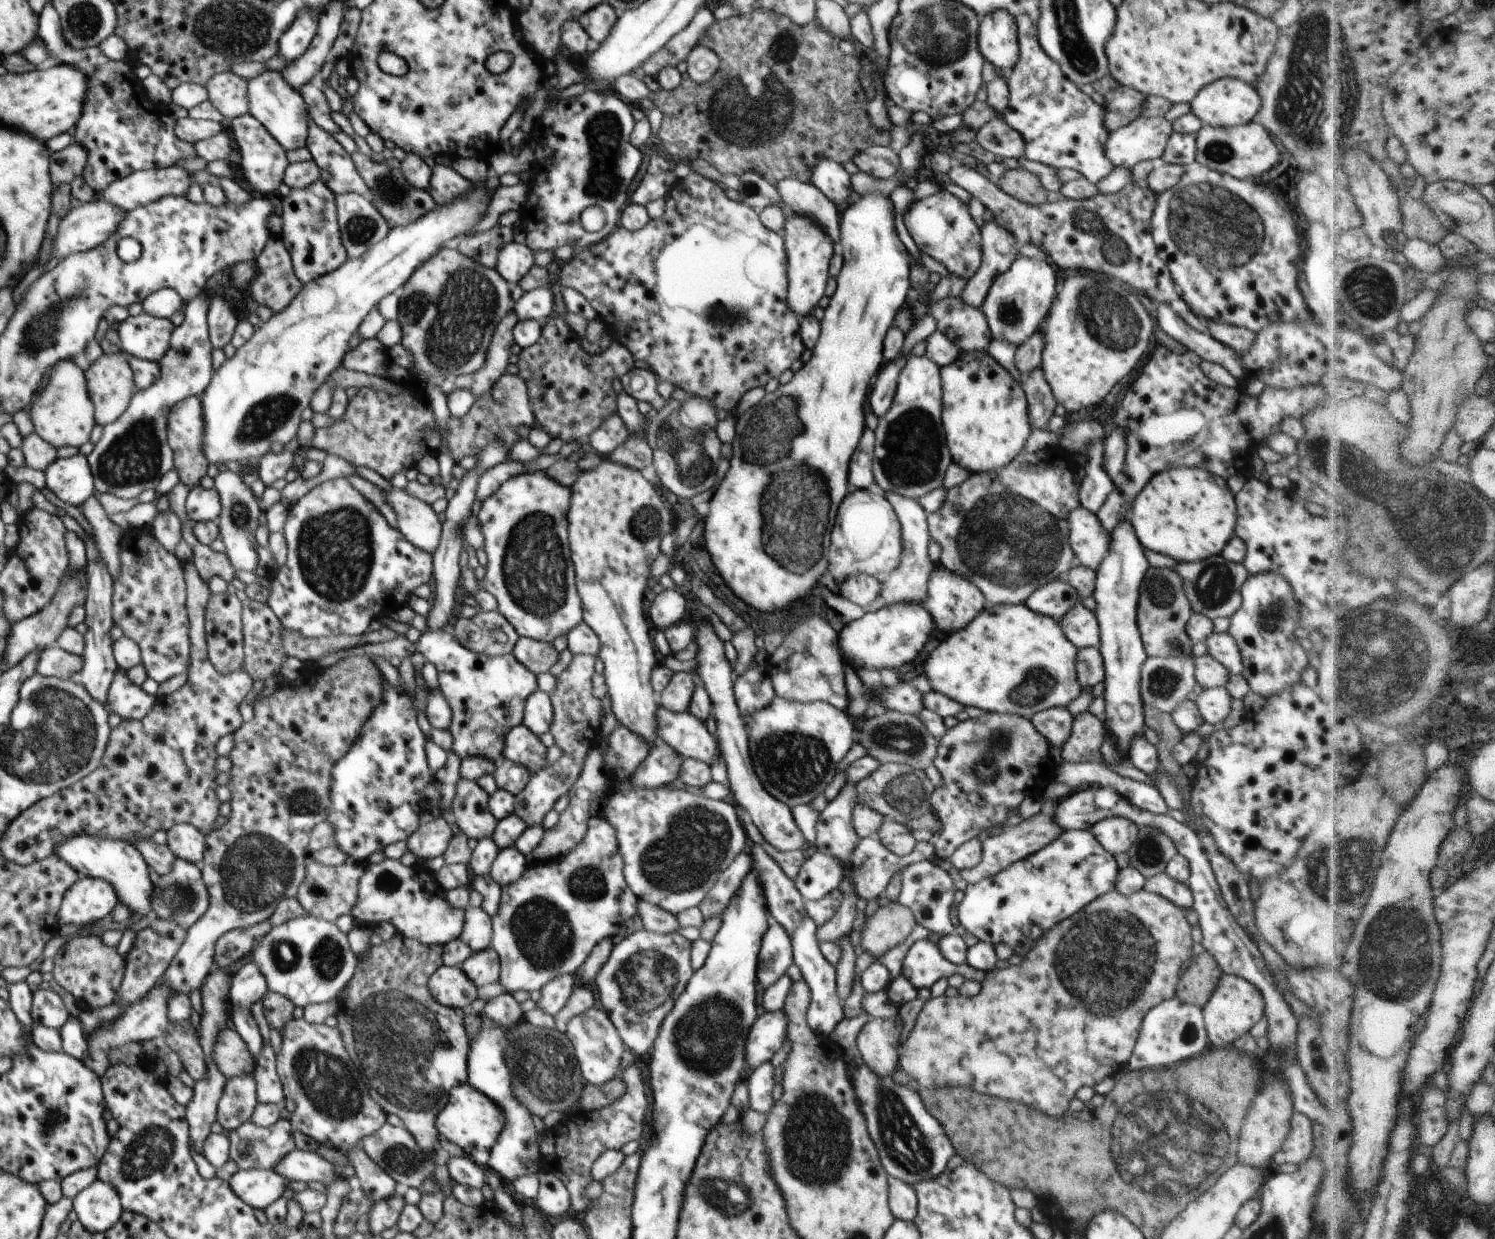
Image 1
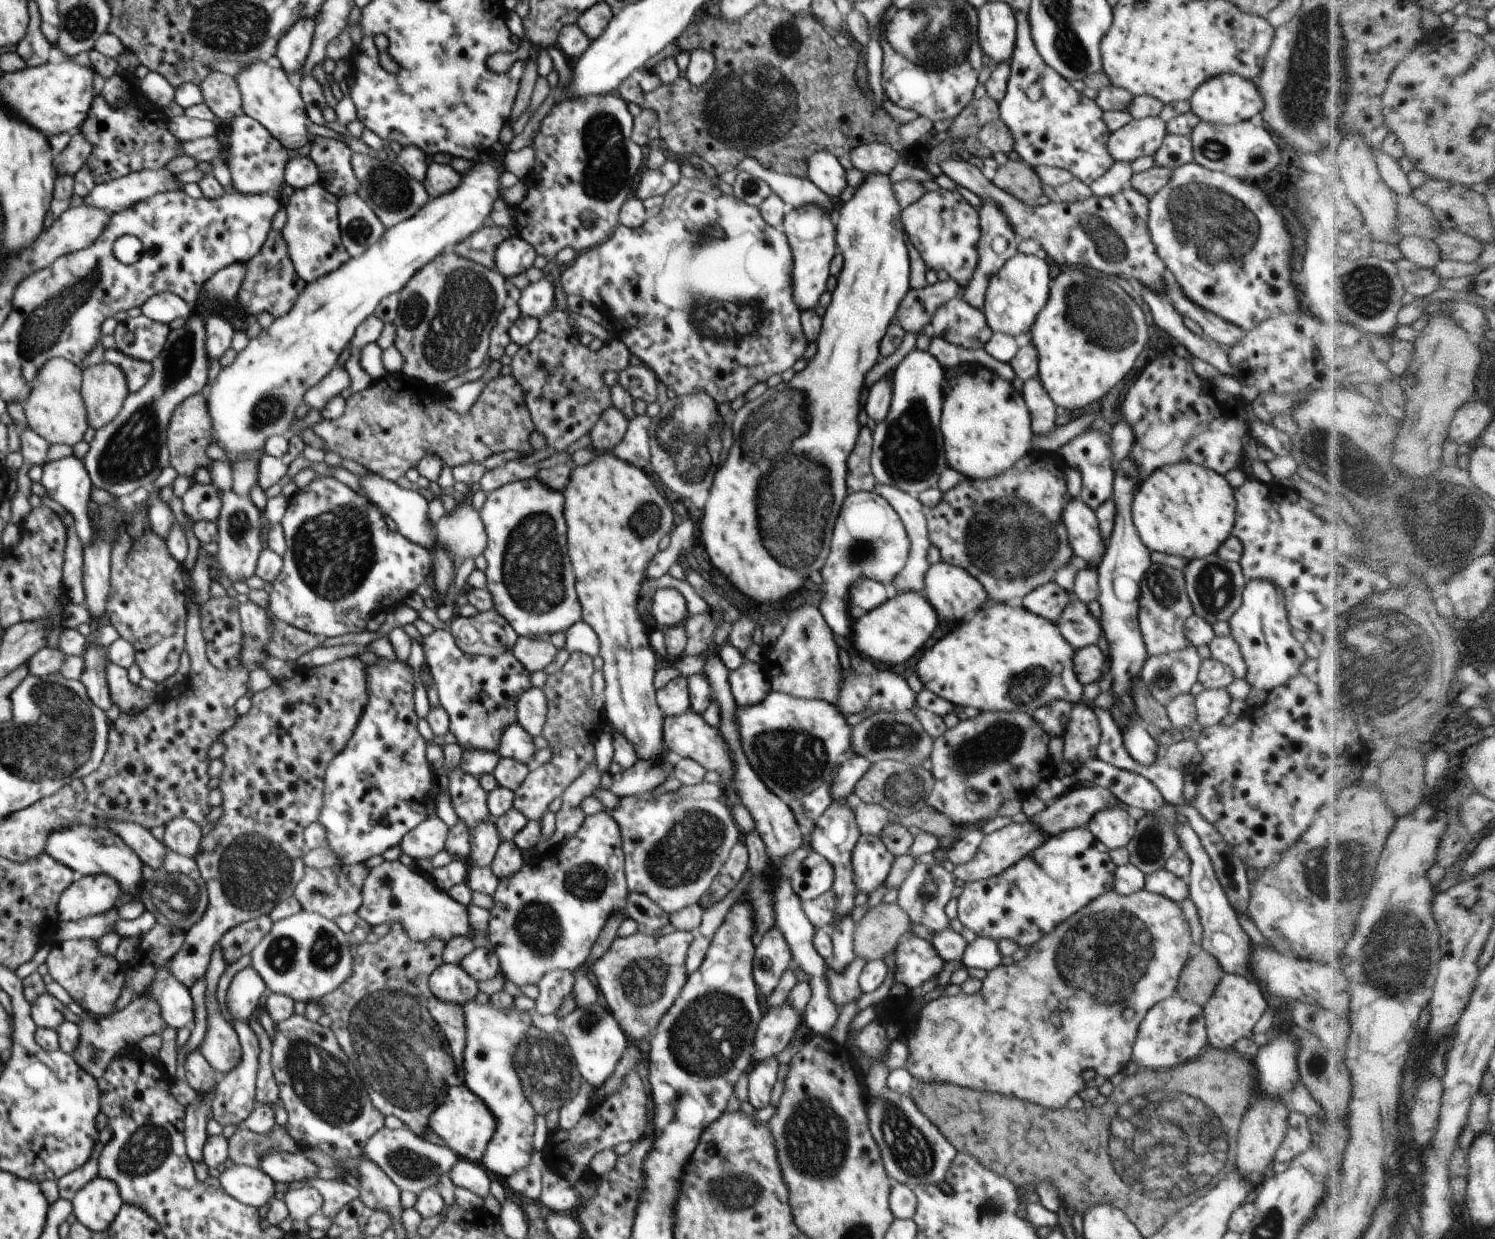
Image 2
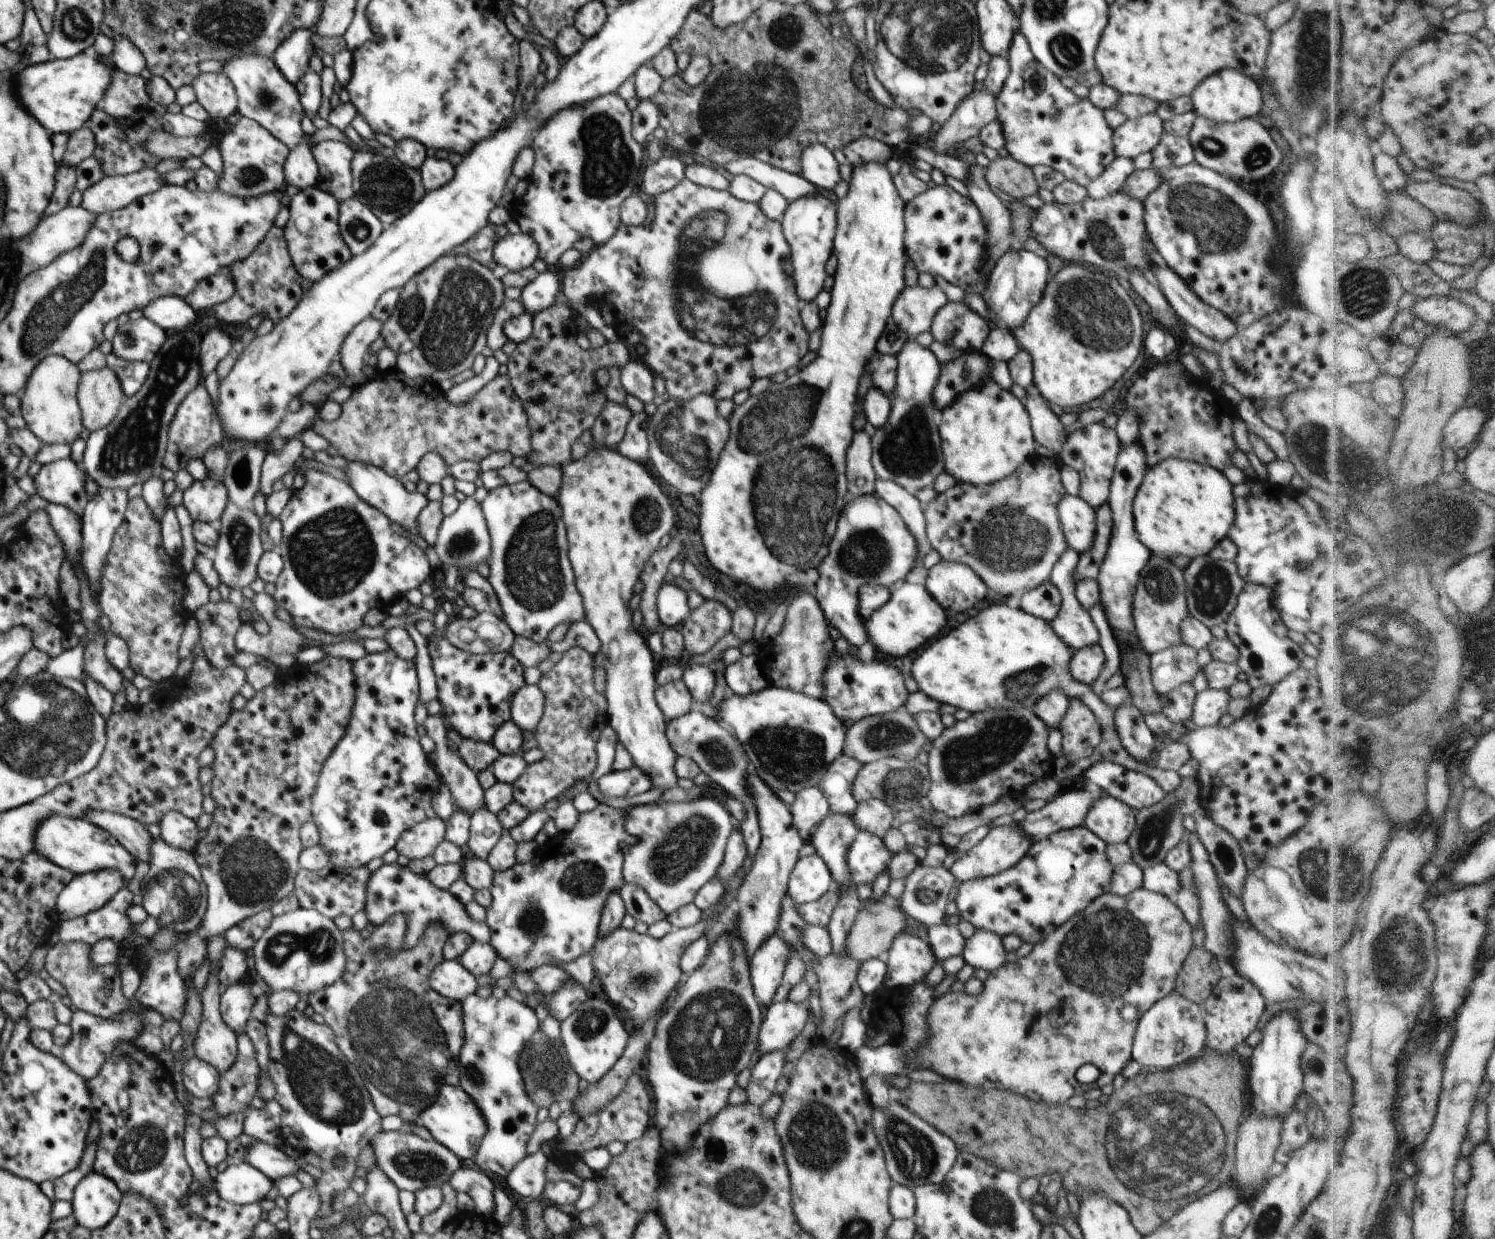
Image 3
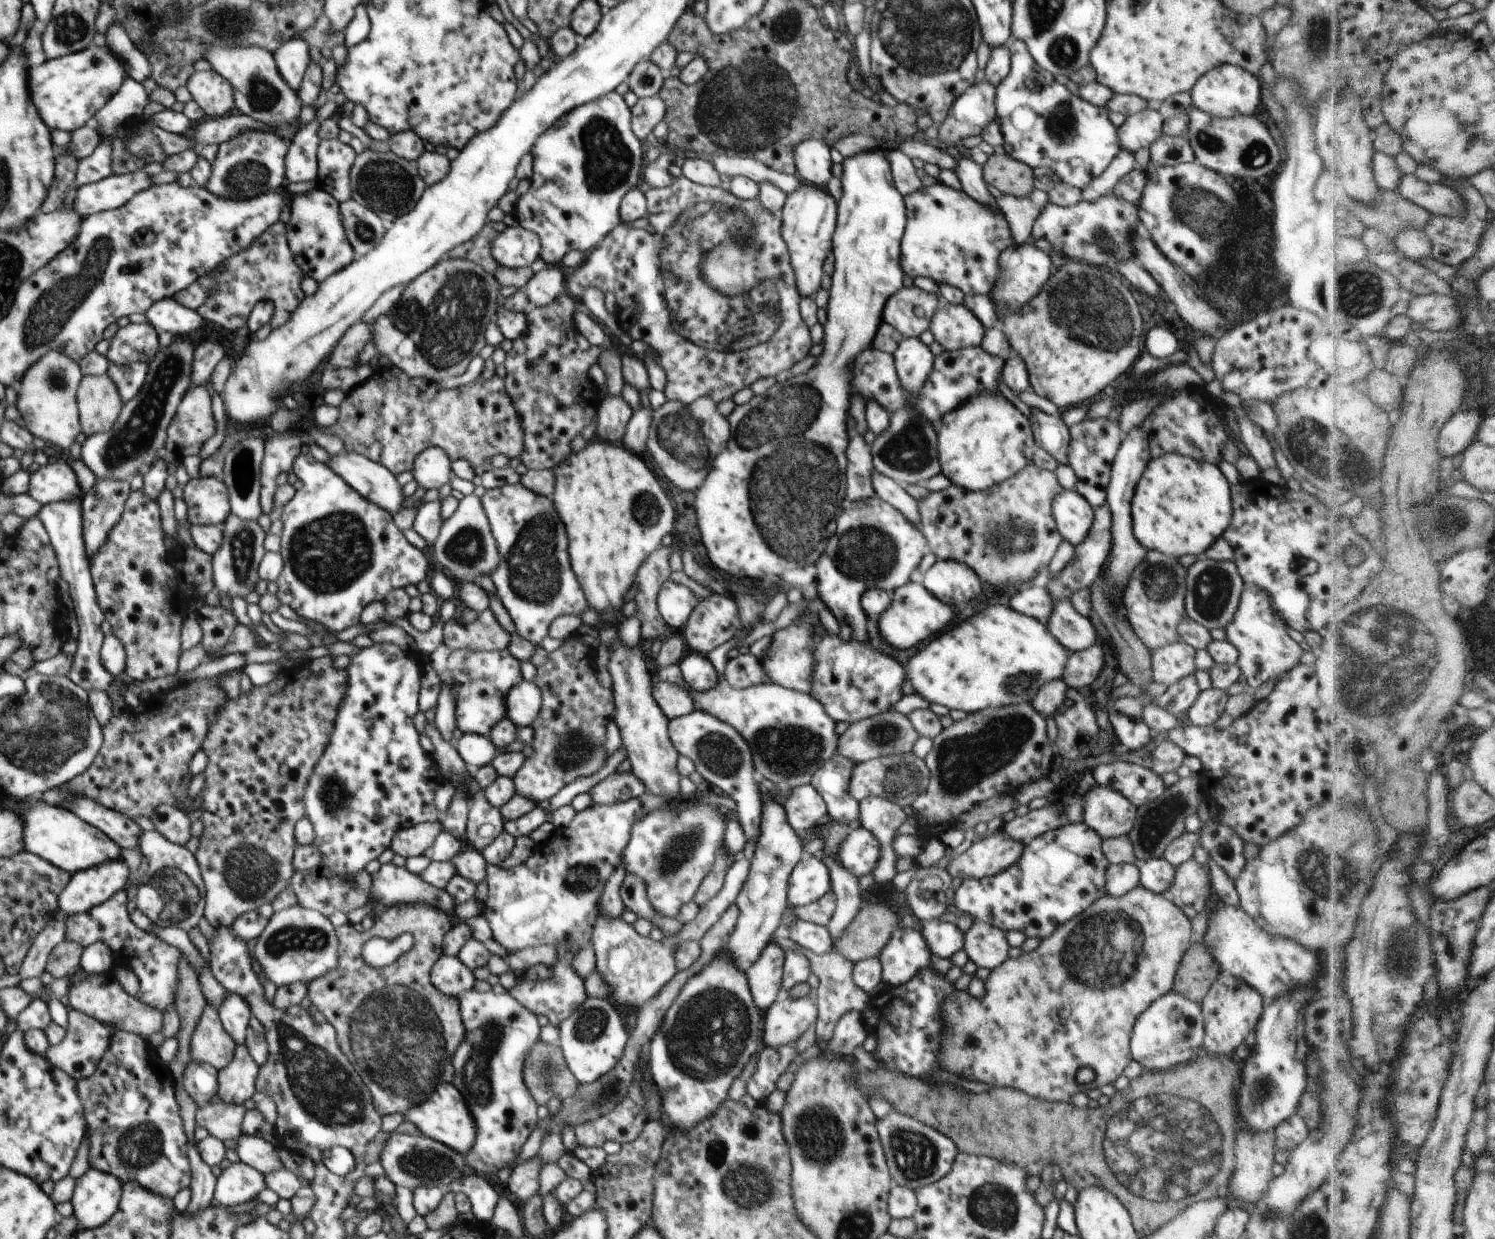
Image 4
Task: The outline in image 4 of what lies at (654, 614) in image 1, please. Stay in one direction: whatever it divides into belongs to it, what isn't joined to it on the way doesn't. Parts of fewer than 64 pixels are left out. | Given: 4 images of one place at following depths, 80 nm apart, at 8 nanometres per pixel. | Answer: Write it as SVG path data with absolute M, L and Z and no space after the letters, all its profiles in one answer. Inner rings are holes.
M670 579L664 582L657 596L658 610L672 631L682 630L699 602L689 588Z

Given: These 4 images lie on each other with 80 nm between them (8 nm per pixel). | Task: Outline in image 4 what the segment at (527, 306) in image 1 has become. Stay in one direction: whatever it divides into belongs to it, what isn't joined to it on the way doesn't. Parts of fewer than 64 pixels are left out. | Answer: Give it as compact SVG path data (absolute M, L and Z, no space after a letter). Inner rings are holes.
M544 268L534 273L523 288L527 299L534 307L548 306L566 292L566 277L557 268Z

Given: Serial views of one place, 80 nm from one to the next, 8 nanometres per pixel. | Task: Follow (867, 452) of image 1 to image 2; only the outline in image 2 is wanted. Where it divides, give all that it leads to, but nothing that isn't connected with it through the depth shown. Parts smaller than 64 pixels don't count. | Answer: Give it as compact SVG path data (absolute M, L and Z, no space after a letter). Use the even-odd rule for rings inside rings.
M862 427L857 438L857 443L848 457L848 493L872 491L878 483L870 464L873 447L872 433L868 427Z

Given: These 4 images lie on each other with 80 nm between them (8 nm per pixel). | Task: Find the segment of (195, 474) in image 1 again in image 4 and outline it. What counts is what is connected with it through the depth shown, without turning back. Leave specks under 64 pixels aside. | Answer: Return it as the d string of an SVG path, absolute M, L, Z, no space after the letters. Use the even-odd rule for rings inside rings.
M205 385L192 386L182 397L176 414L167 427L164 442L163 462L169 464L180 462L185 457L198 455L203 444L216 434L217 422L213 413L212 397Z

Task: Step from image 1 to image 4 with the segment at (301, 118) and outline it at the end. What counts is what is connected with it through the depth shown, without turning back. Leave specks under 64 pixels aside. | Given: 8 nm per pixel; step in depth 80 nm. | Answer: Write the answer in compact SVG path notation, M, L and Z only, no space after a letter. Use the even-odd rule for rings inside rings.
M207 44L204 58L210 62L214 71L232 85L236 112L269 127L292 125L299 118L303 104L297 92L280 76L271 52L256 46L228 49Z

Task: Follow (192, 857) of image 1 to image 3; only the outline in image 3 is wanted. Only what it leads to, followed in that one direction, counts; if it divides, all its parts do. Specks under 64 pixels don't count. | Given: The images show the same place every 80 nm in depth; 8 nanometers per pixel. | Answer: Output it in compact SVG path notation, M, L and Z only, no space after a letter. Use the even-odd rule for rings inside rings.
M168 812L158 824L163 841L175 849L192 853L197 845L198 828L196 821L179 812Z

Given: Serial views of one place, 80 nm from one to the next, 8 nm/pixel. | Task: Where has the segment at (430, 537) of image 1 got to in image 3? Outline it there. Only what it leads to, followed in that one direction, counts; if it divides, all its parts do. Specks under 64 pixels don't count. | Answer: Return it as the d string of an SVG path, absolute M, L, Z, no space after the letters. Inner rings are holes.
M352 461L349 462L349 466L345 471L348 483L359 494L361 499L381 510L391 522L400 524L406 532L419 535L418 517L428 501L425 494L418 491L408 492L404 485L402 485L401 480L391 477L384 470L376 468L374 465Z

